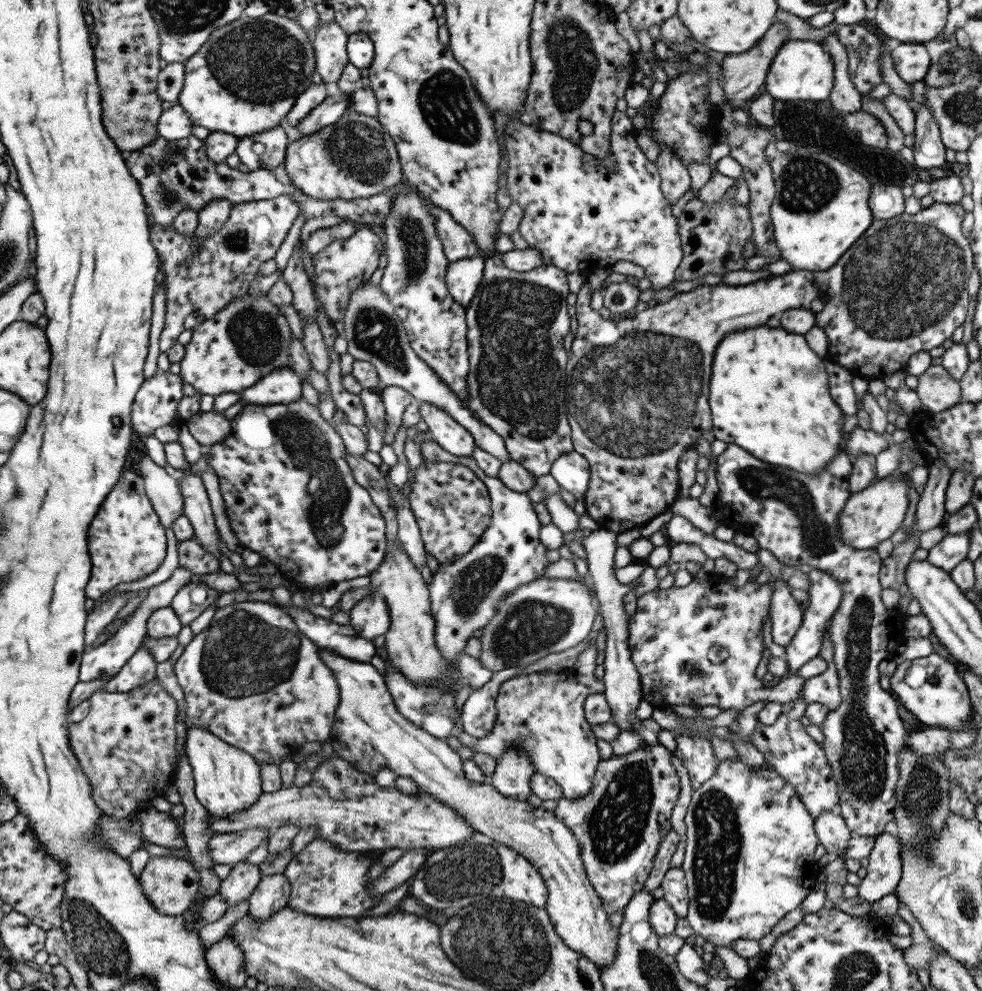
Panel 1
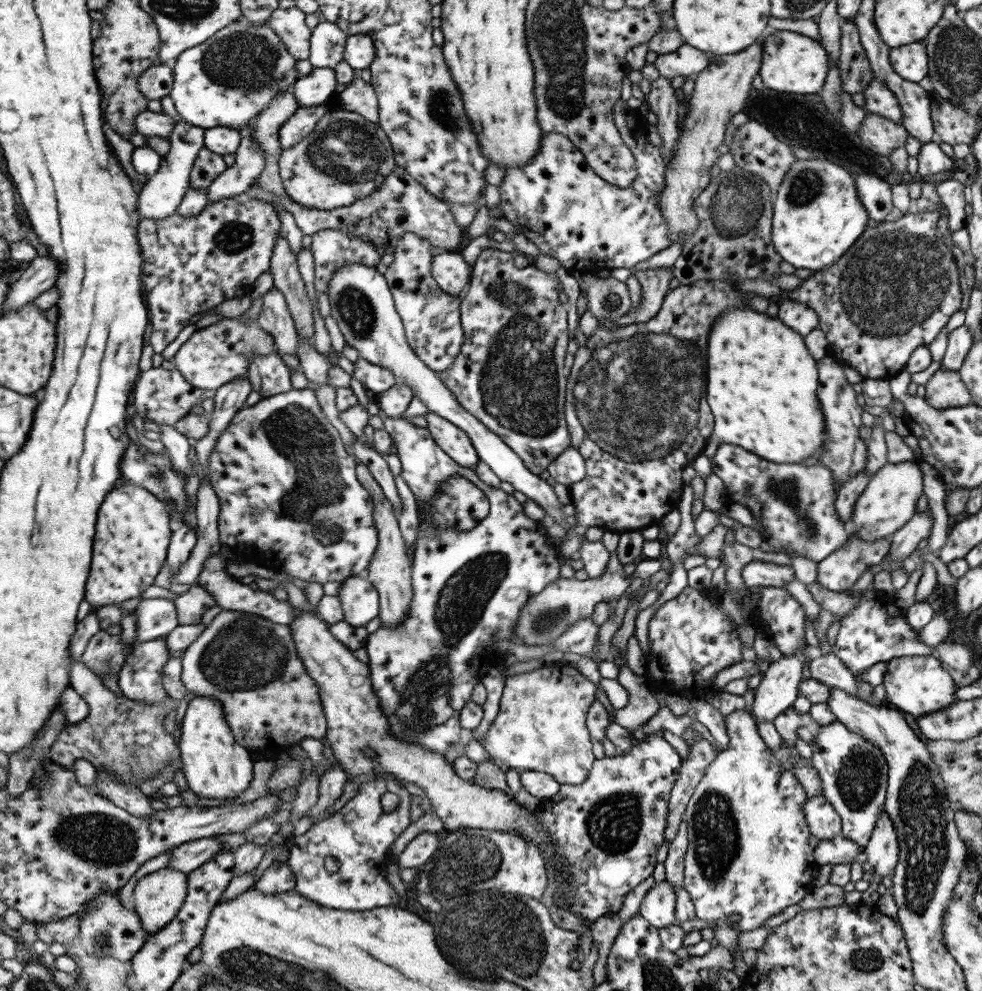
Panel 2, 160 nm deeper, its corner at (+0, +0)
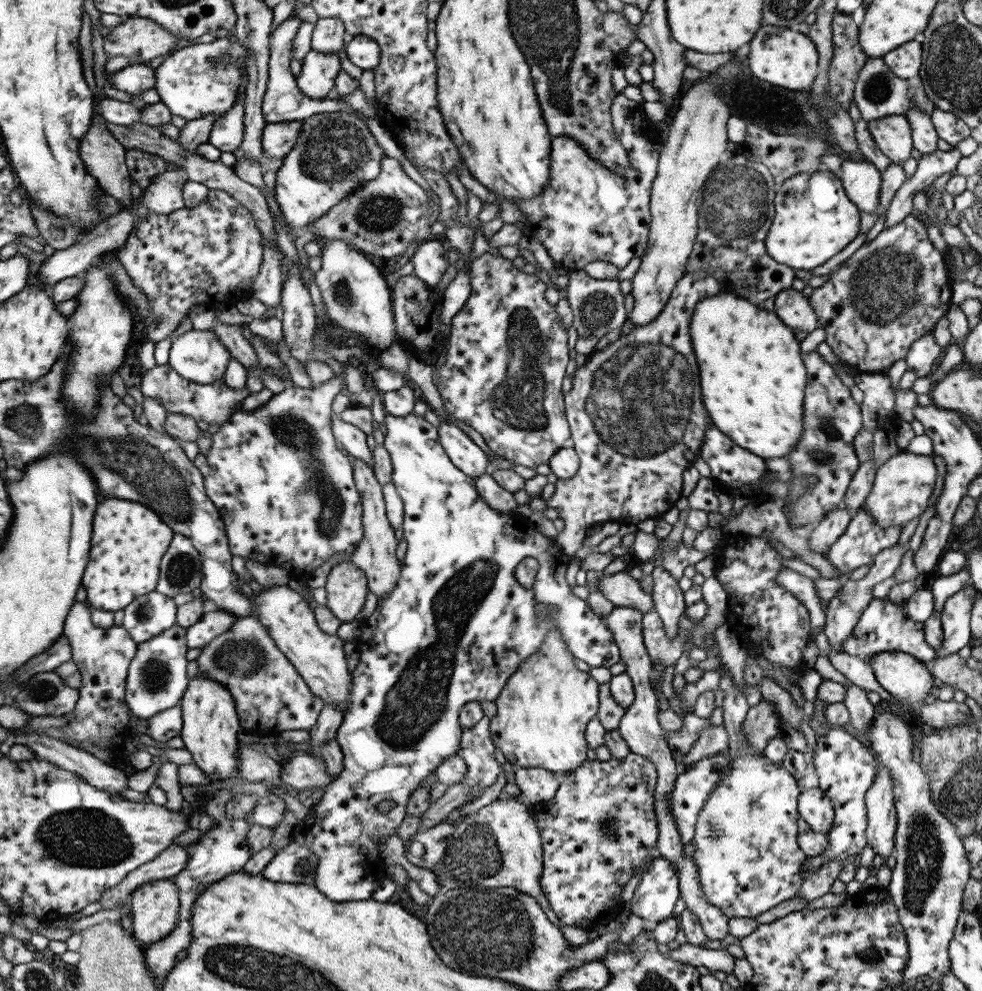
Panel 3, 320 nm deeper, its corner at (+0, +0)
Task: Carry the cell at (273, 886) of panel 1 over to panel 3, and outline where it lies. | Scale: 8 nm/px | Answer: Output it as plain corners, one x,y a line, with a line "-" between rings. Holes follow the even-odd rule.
293,840
274,853
260,873
273,882
311,885
317,861
305,845

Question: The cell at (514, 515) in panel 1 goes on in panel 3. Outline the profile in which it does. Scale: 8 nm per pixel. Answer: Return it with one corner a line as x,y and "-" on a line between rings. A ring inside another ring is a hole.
410,413
407,416
391,416
384,415
383,425
380,427
383,430
384,441
382,445
388,452
391,465
390,481
397,491
397,496
403,503
403,521
398,530
405,542
407,550
405,556
399,561
399,574
395,586
384,597
379,597
376,600
375,611
367,620
359,622
359,634
356,636
354,645
359,651
359,658
354,670
350,672
350,689
348,690
348,705
342,714
341,724
337,727
335,740
339,745
342,753
343,769
324,788
324,793
321,798
309,808
307,816
303,817
301,823
293,831
291,841
295,840
301,845
305,845
317,858
317,866
315,869
313,885
321,894
324,894
331,902
347,902
347,901
377,901
385,902
395,892
395,883
385,875
385,864
380,857
378,851
378,840
384,836
395,835
395,828
399,826
403,816
405,816
405,805
408,801
409,793
425,778
434,768
441,764
443,759
454,756
460,751
460,736
462,733
461,725
458,723
458,710
468,702
483,702
494,701
497,695
501,692
506,680
513,674
513,671
518,667
518,664
525,660
533,651
538,649
541,642
544,641
545,633
553,628
557,628
562,641
566,642
566,647
569,652
579,660
583,660
590,667
601,666
601,668
609,668
615,662
620,660
617,645
613,640
612,634
604,626
603,620
597,617
586,604
585,601
575,597
569,589
569,585
565,582
565,568
569,564
571,557
564,555
559,546
553,539
541,536
535,529
534,525
530,525
526,518
519,516
515,512
509,515
503,515
495,509
487,506
485,500
477,495
474,479
467,477
461,472
445,454
442,446
438,443
438,428
433,427
422,416
-
523,558
534,558
537,561
537,571
534,577
533,584
529,589
521,587
515,577
513,570
518,562
-
535,603
545,603
546,605
555,606
554,620
552,622
535,622
-
381,800
393,800
395,806
389,810
387,814
382,814
377,811
377,804

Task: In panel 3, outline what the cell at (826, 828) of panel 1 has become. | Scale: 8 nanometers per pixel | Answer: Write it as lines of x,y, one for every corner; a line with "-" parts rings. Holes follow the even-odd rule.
819,787
800,791
796,806
800,816
816,833
826,834
834,817
834,810
827,795

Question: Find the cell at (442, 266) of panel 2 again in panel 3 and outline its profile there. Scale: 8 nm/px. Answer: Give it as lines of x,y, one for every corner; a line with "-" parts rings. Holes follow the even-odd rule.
440,239
423,241
417,245
409,260
413,266
412,274
425,284
434,286
449,265
446,254
446,245

